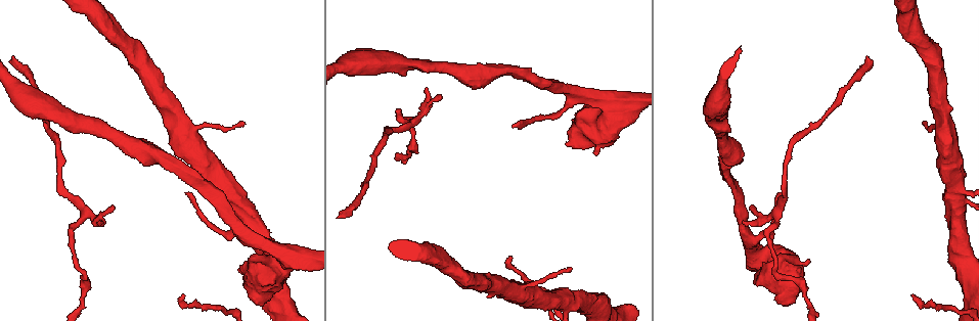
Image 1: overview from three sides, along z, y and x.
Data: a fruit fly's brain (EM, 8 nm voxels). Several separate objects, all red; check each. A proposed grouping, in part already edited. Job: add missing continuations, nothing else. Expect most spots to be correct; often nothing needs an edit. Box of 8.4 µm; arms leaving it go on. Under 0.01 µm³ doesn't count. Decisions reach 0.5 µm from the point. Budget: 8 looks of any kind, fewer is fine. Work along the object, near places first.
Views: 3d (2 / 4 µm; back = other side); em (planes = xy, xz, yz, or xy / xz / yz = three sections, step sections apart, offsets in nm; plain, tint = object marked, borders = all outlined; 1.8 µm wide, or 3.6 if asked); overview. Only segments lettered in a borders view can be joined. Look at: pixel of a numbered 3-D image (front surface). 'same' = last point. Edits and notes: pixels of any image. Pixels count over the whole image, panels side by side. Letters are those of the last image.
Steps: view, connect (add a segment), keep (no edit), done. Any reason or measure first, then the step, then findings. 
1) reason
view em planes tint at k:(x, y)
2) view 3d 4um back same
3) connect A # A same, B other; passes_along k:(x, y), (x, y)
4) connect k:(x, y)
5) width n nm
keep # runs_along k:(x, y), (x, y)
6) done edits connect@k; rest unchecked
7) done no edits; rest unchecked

branch stops here
view em xz step 16 tint at 1:(187, 192)

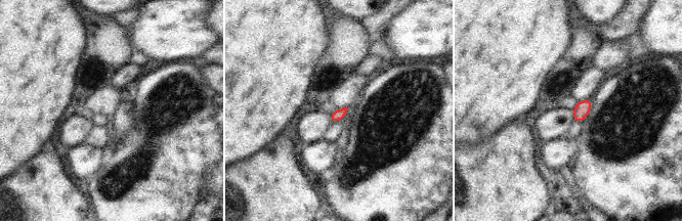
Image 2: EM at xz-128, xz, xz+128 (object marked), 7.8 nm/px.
cut it another way
view em yz step 4 borders same

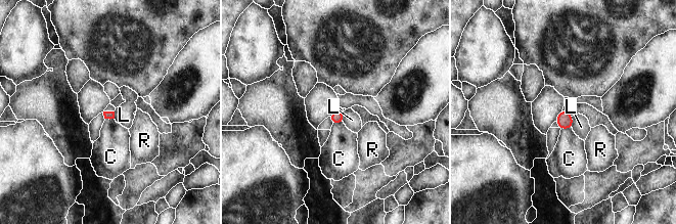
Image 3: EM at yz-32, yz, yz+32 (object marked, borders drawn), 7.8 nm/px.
keep # C other, L other, R other; border 3:(572, 128), (562, 128), (560, 130); no lettered segment goes on from it

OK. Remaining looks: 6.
thin end
view em planes borders at 1:(752, 208)

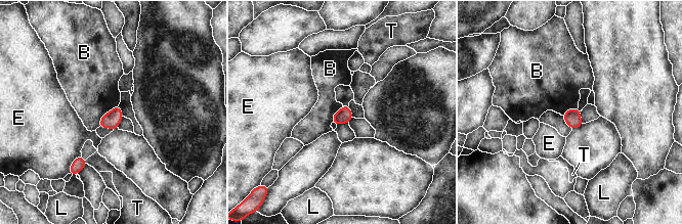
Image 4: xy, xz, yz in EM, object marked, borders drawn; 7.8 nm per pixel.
width 120 nm
keep # B other, E other, L other, T other; border 4:(118, 103), (100, 118), (97, 127); no lettered segment goes on from it

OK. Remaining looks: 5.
view em xz step 4 tint at 1:(84, 277)

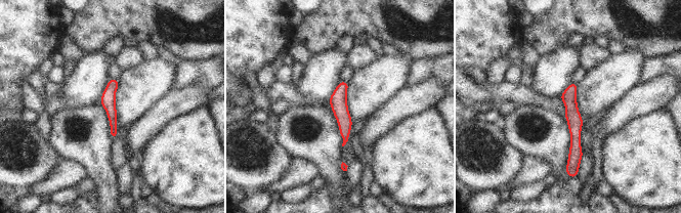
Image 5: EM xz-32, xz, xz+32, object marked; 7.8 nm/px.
view em planes borders same

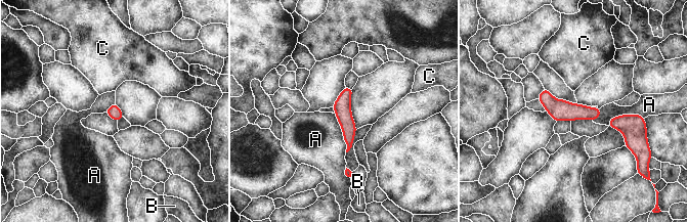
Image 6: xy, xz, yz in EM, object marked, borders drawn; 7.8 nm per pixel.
keep # A other, B other, C other; border 6:(644, 118), (620, 114), (607, 125); no lettered segment goes on from it

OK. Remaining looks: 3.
thin end
view 3d 2um at 1:(924, 123)

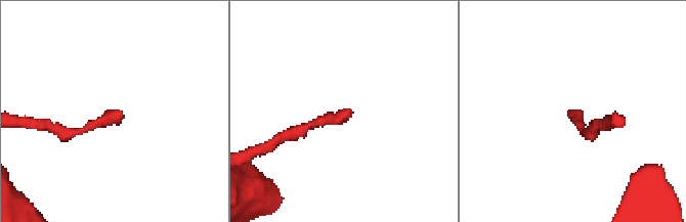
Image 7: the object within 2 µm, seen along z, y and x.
view em xy step 16 borders at 7:(569, 110)

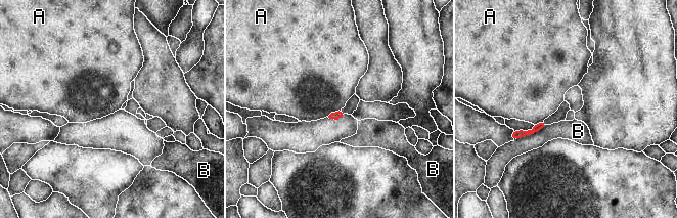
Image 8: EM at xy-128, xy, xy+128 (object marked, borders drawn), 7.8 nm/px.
longest_contact B 260 nm
keep # A other, B other; border 8:(341, 108), (331, 112), (327, 116); none of them fits

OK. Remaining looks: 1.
done no edits; rest unchecked

